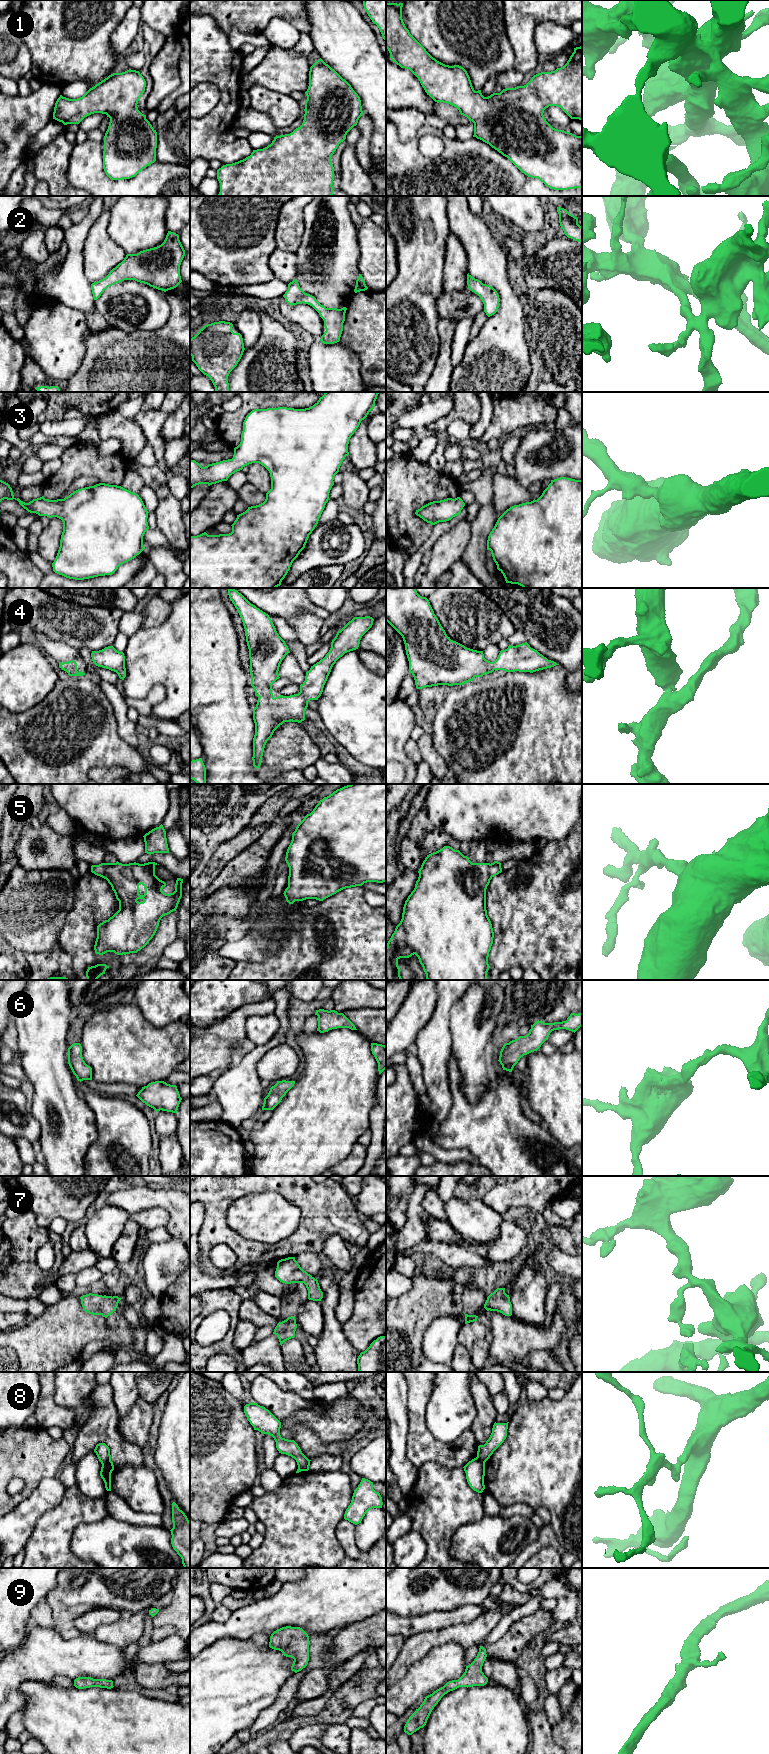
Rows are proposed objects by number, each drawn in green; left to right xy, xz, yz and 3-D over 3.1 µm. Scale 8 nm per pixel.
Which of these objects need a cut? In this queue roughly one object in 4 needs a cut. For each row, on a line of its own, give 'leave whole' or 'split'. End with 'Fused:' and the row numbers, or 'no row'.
1: leave whole
2: leave whole
3: leave whole
4: leave whole
5: leave whole
6: leave whole
7: leave whole
8: split
9: leave whole
Fused: 8

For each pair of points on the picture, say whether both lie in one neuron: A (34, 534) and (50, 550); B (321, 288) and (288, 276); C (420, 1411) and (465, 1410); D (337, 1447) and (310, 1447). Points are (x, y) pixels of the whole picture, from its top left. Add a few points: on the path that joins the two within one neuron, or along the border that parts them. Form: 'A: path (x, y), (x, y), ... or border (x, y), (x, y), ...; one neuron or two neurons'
A: border (44, 528), (38, 540), (37, 551); two neurons
B: border (296, 255), (297, 273), (294, 278); two neurons
C: border (432, 1388), (426, 1407), (426, 1426), (432, 1434); two neurons
D: path (330, 1447), (317, 1447); one neuron

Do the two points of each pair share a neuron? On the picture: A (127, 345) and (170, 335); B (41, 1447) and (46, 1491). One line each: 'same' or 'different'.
A: same
B: different

